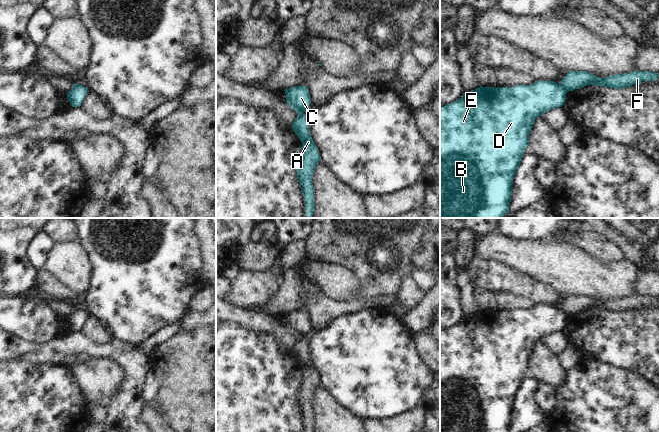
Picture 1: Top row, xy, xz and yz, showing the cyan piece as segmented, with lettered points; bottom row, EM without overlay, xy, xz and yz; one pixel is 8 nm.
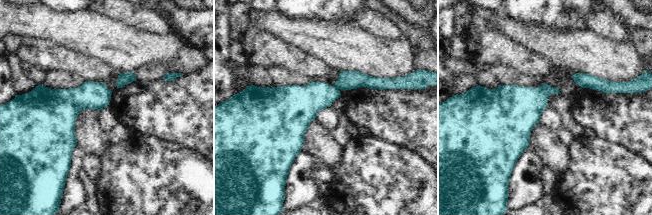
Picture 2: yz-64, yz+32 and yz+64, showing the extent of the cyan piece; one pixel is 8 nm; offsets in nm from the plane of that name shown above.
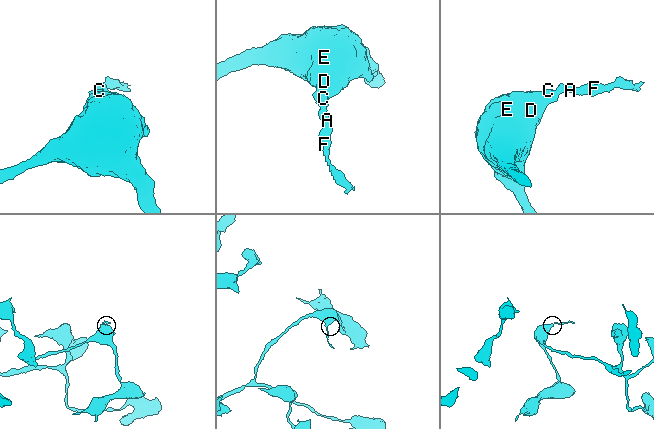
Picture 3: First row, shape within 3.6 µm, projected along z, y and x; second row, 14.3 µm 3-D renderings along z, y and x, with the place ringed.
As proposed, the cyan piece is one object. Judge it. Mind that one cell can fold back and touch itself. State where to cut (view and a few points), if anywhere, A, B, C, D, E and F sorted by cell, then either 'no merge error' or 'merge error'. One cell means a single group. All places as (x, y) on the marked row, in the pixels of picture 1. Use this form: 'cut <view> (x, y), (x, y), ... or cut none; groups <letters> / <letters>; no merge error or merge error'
cut yz (559, 84), (567, 91); groups A F / B C D E; merge error

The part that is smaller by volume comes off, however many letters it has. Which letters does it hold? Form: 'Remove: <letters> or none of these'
Remove: A, F.

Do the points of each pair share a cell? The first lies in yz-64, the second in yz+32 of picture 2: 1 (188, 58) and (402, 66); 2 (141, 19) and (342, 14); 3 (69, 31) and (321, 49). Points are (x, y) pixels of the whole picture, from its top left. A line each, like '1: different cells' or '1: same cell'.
1: different cells
2: different cells
3: same cell

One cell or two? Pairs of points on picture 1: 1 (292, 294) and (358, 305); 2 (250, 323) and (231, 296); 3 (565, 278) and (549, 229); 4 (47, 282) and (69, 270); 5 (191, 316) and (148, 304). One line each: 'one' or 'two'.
1: one
2: two
3: two
4: two
5: two

